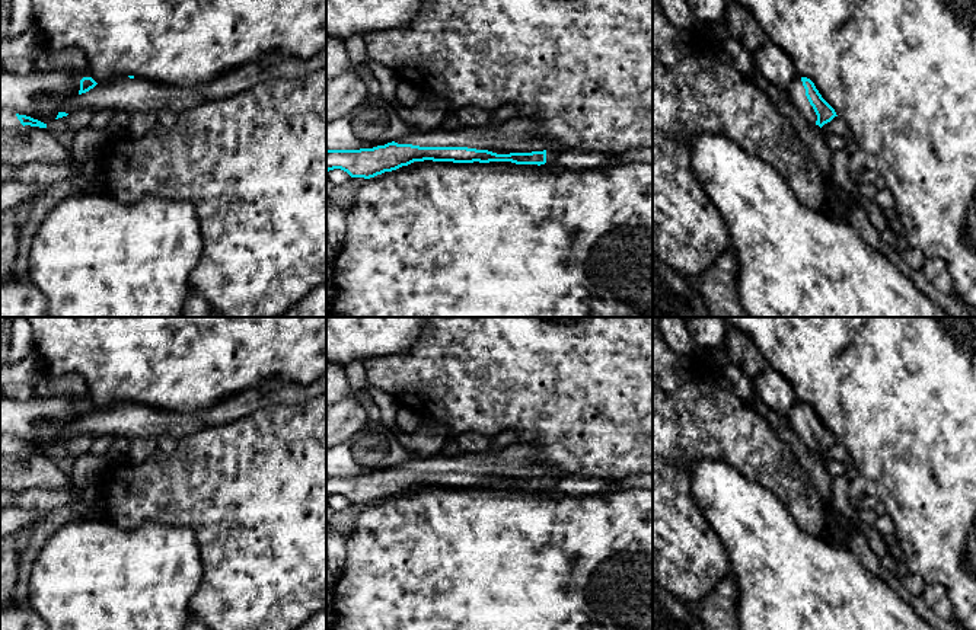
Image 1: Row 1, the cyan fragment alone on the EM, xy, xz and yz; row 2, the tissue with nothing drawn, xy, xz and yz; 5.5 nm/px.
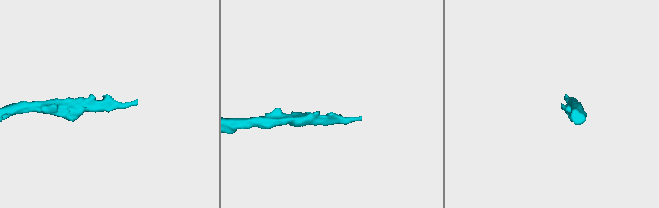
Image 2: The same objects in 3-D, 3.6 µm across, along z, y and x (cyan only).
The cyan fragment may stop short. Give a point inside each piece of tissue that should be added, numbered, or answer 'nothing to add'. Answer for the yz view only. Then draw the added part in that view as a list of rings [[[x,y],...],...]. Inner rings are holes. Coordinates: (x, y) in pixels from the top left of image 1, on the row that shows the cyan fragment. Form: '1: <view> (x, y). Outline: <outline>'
1: yz (796, 92). Outline: [[[797,76],[790,87],[785,90],[788,99],[791,103],[797,108],[797,111],[811,124],[816,124],[817,115],[810,105],[807,96],[806,96],[806,89],[803,86],[801,77]]]

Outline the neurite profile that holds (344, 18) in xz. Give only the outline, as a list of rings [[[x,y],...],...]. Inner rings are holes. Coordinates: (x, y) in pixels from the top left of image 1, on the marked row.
[[[326,0],[326,36],[345,41],[353,35],[399,29],[412,23],[422,0]]]

